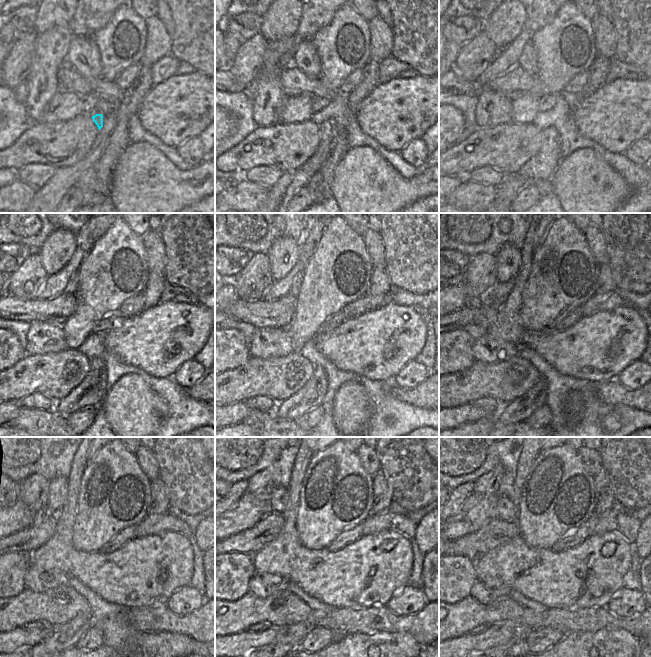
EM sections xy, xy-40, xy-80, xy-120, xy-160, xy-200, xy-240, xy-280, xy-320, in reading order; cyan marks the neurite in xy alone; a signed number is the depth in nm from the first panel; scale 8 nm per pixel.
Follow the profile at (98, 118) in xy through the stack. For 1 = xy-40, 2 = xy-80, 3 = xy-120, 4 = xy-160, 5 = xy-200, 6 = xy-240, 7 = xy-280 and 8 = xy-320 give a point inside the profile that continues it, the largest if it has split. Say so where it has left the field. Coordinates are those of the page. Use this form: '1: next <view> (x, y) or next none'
1: next xy-40 (326, 137)
2: next xy-80 (542, 166)
3: next xy-120 (90, 393)
4: next xy-160 (312, 394)
5: next xy-200 (518, 410)
6: next xy-240 (66, 636)
7: next xy-280 (290, 640)
8: next xy-320 (514, 640)

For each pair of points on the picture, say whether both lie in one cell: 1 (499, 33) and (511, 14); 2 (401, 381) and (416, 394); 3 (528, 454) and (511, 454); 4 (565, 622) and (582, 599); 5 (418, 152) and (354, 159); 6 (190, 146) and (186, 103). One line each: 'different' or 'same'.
1: same
2: different
3: different
4: different
5: different
6: different

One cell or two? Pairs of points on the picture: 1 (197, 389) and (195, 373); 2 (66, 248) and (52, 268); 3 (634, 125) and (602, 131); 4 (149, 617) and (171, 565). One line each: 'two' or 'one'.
1: two
2: one
3: one
4: two

